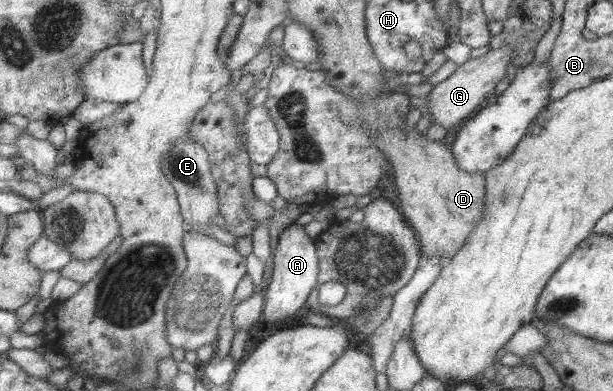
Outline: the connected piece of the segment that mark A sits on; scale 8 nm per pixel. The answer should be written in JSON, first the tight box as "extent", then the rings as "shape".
{"extent":[263,223,320,322],"shape":[[[293,223],[285,228],[275,248],[274,268],[271,281],[265,289],[266,306],[263,312],[269,322],[284,322],[290,318],[298,318],[302,314],[302,308],[307,305],[308,296],[320,283],[319,248],[302,227]]]}

